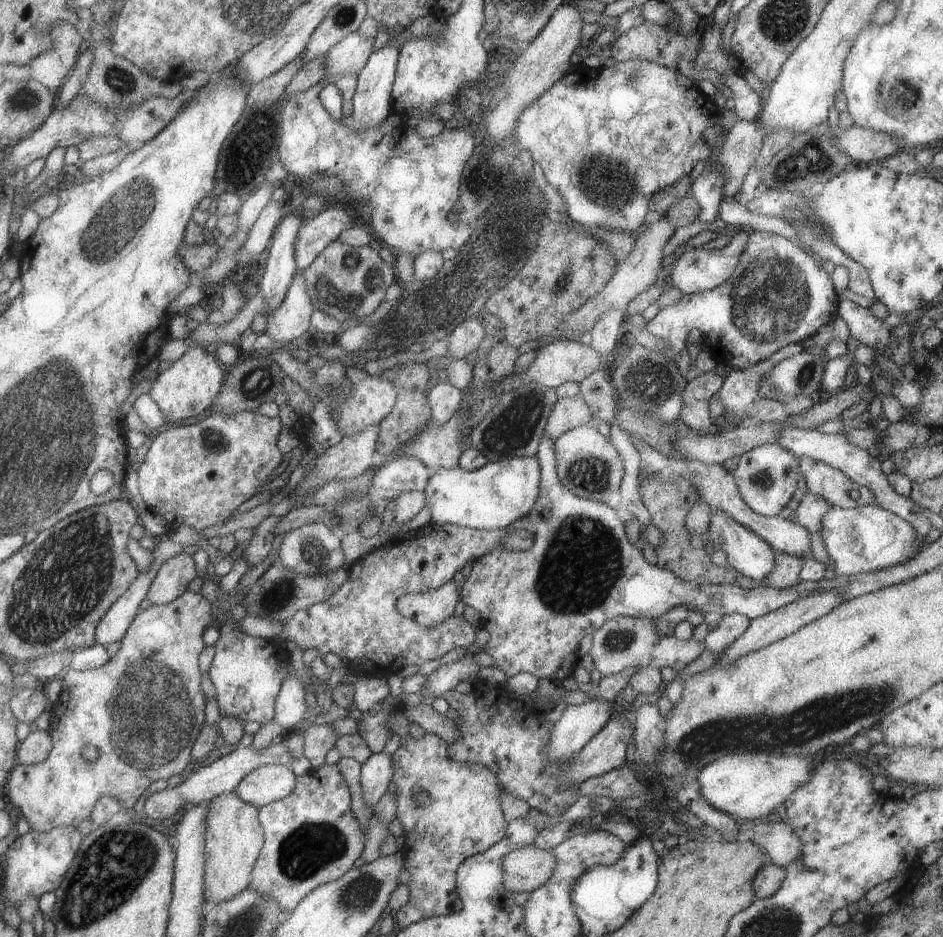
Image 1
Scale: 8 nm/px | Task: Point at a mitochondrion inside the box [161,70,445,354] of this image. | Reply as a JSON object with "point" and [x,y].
{"point":[349,287]}

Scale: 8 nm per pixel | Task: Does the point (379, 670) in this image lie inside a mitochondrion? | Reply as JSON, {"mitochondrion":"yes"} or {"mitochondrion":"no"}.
{"mitochondrion":"no"}

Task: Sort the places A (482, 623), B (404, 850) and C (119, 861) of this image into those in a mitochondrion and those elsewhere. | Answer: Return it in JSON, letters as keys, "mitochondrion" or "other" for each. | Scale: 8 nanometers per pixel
{"A":"other","B":"other","C":"mitochondrion"}

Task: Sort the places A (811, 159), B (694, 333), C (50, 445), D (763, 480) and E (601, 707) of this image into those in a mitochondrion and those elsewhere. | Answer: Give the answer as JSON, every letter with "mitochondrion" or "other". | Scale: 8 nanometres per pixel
{"A":"mitochondrion","B":"other","C":"mitochondrion","D":"mitochondrion","E":"other"}

